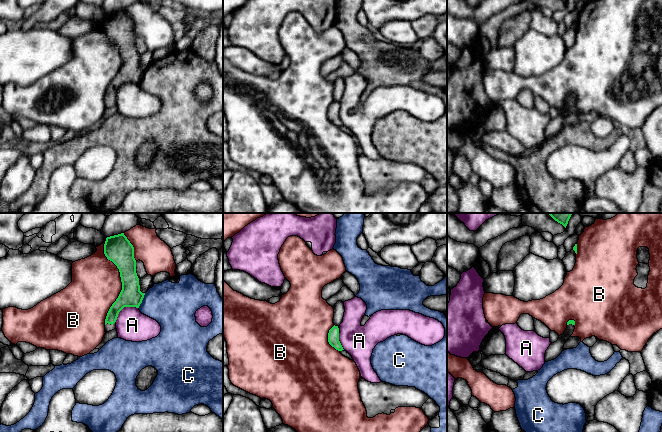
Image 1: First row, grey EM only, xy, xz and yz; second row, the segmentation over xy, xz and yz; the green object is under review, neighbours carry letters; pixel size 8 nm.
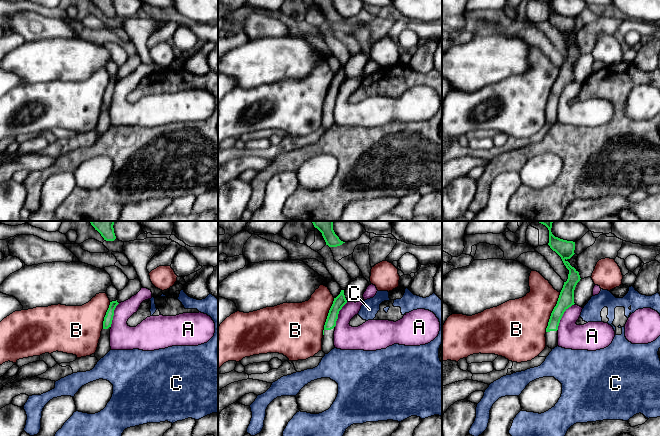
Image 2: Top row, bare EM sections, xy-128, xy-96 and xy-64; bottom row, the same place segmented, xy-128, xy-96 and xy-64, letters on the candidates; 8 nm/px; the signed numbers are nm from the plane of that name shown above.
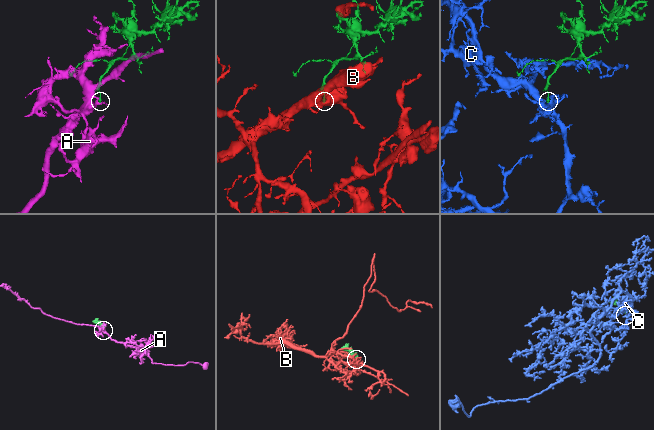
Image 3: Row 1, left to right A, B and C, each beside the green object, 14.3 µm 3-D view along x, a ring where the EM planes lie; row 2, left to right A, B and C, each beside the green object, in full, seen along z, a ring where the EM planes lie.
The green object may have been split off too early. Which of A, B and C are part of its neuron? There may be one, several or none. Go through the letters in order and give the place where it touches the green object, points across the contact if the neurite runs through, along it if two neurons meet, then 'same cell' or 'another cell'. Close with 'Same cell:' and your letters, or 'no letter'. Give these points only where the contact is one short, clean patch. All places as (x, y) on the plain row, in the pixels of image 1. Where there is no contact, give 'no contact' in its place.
A: meets green in xy at (124, 82); another cell
B: meets green in xy at (122, 59); another cell
C: meets green in xy at (142, 75); another cell
Same cell: no letter

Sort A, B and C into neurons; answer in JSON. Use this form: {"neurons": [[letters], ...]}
{"neurons": [["A"], ["B"], ["C"]]}

